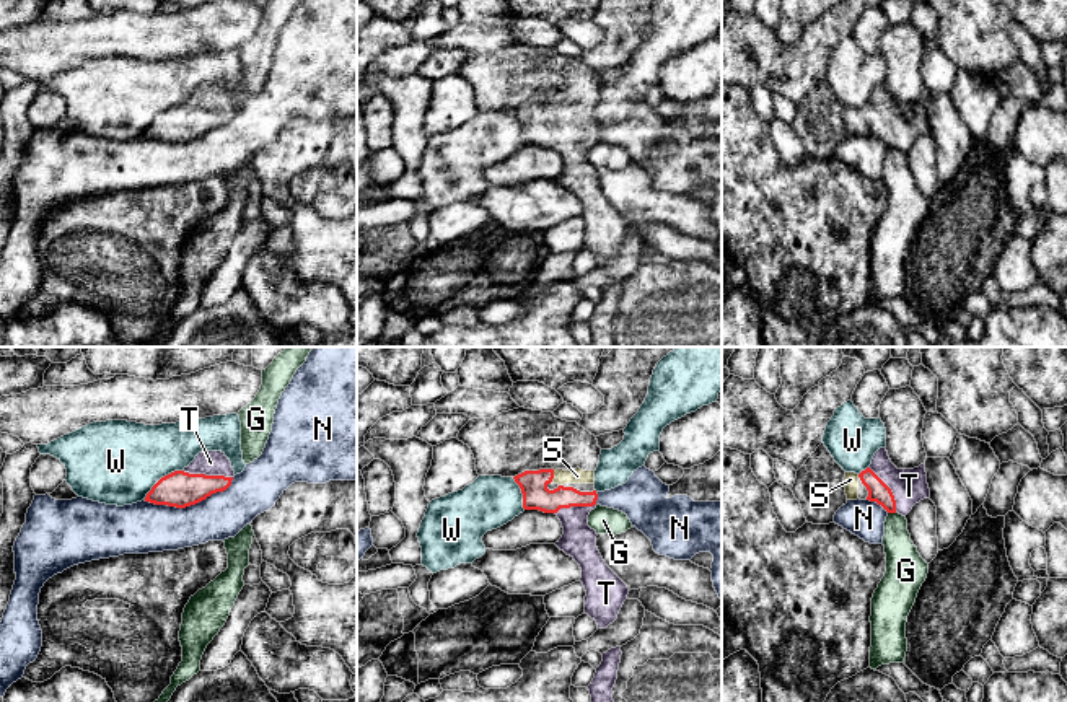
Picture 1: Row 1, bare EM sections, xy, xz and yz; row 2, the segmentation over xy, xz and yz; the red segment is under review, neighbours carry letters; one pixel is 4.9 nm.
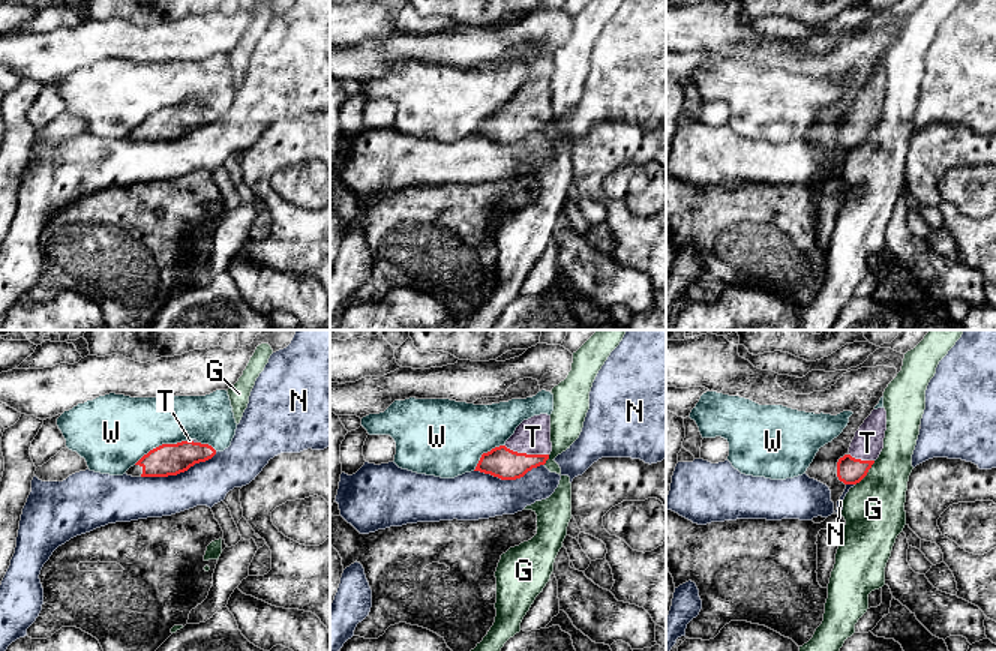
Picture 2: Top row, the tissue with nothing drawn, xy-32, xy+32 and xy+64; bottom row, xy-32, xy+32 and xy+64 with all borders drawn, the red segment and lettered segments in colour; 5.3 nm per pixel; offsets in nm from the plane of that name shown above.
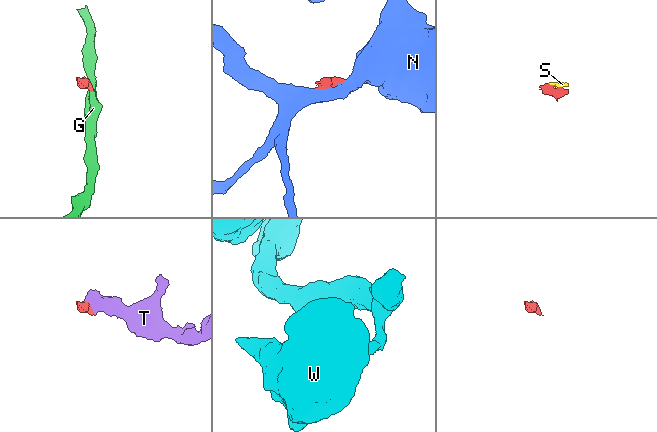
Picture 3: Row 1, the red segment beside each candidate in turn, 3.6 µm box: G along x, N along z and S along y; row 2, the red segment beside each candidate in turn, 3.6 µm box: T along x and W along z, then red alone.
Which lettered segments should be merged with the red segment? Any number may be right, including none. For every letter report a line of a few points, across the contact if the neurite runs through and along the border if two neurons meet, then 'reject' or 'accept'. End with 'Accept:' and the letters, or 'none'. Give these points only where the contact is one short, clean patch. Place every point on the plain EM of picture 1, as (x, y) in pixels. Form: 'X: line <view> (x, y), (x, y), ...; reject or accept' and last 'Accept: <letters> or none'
G: line yz (896, 147), (888, 149); reject
N: reject
S: accept
T: line xy (180, 124), (207, 111), (210, 98); accept
W: line xy (181, 105), (165, 109), (144, 132); reject
Accept: S, T

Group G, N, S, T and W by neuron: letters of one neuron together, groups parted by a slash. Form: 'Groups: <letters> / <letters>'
Groups: G / N / S T / W

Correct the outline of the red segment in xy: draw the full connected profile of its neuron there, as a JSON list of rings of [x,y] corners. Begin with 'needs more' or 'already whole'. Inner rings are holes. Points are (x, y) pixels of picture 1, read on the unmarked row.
needs more | [[[202,86],[182,106],[161,112],[145,137],[186,143],[231,121],[235,106],[222,86]]]

